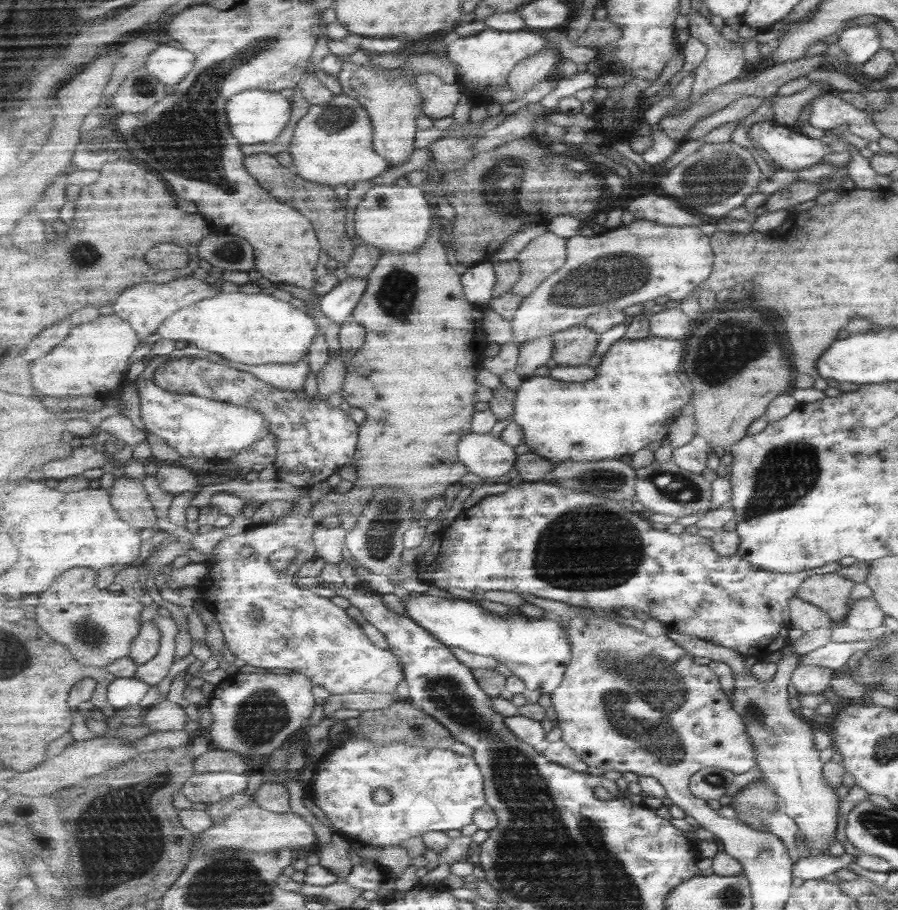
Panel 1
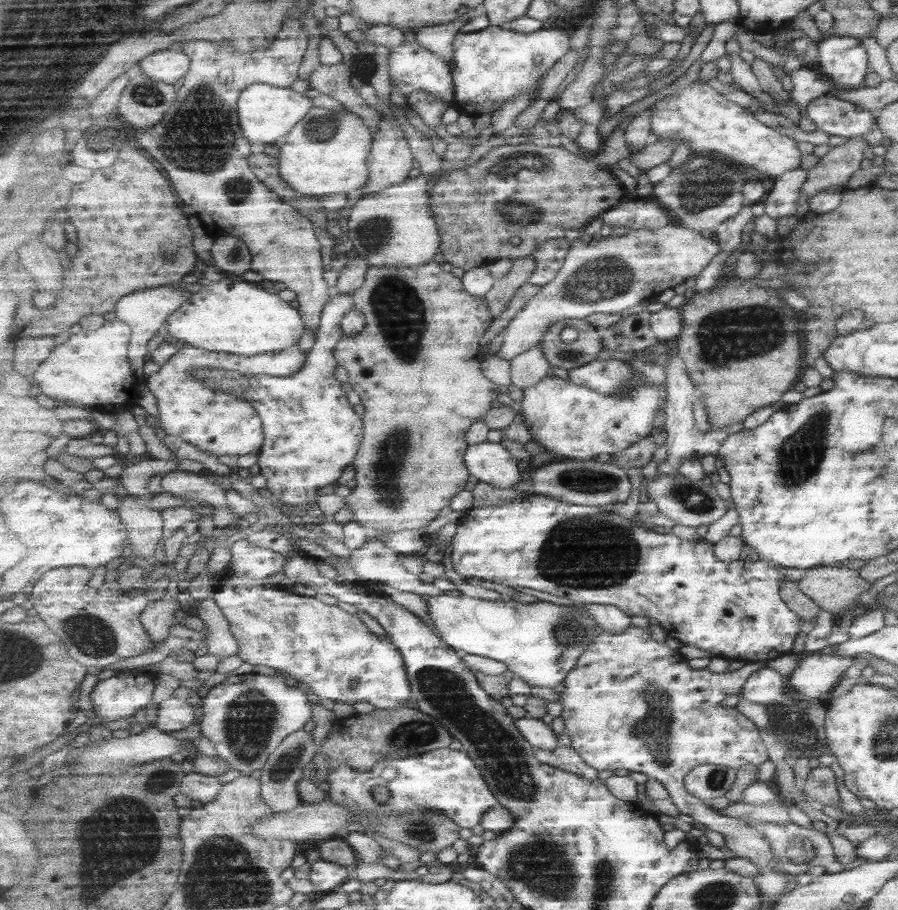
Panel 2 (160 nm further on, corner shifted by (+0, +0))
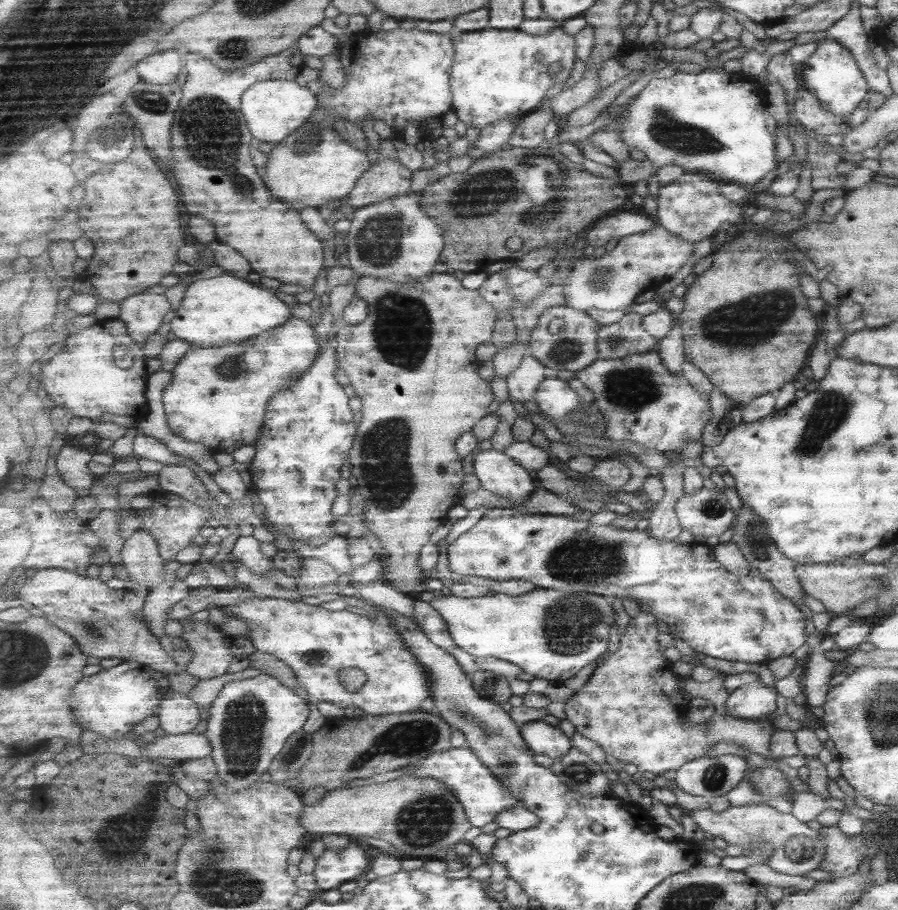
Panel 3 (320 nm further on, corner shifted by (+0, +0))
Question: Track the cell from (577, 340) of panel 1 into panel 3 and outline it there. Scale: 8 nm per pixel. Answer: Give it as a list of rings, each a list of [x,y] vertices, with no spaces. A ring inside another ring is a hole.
[[[567,305],[548,308],[538,316],[537,325],[531,331],[529,353],[543,363],[550,372],[570,370],[577,374],[599,359],[598,334],[601,327],[598,320],[582,310]],[[555,318],[563,320],[563,324],[555,334],[551,334],[549,326]]]

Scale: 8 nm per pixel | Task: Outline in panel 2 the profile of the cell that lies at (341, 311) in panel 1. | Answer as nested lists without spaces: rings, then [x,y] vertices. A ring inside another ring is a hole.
[[[333,294],[332,299],[326,304],[322,312],[322,319],[316,332],[316,341],[308,352],[304,368],[294,375],[286,377],[276,376],[243,376],[233,370],[220,368],[202,368],[194,370],[194,375],[214,389],[227,391],[232,395],[247,399],[262,417],[264,430],[264,443],[258,452],[258,465],[260,474],[267,480],[266,488],[275,499],[283,503],[284,509],[291,515],[317,514],[315,503],[319,501],[319,489],[337,484],[343,470],[354,464],[355,458],[362,448],[364,439],[364,420],[362,415],[355,412],[353,404],[347,398],[347,392],[341,386],[341,381],[336,377],[337,359],[335,346],[343,338],[342,322],[344,316],[352,310],[352,294]]]

